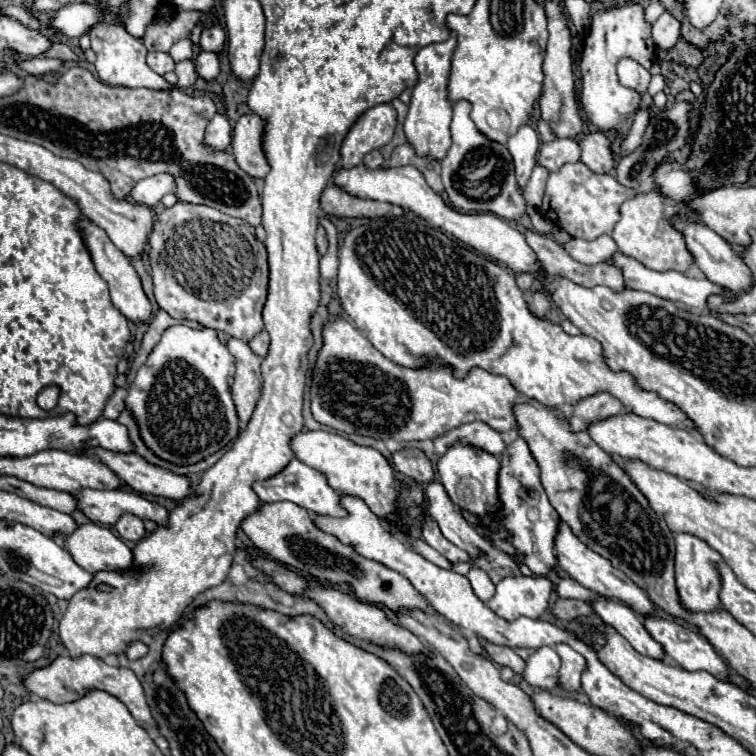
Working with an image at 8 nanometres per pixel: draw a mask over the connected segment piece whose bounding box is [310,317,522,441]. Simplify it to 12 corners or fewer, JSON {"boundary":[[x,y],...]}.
{"boundary":[[344,317],[324,327],[312,415],[426,441],[518,429],[506,377],[404,369]]}

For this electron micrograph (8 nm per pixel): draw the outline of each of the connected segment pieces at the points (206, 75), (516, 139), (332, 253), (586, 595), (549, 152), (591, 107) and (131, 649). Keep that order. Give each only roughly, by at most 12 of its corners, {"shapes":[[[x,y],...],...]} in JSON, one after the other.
{"shapes":[[[200,51],[194,57],[196,73],[212,83],[220,73],[216,53]],[[522,125],[508,139],[516,183],[524,191],[540,147],[538,133]],[[338,241],[330,243],[320,259],[324,279],[334,279],[338,269]],[[566,577],[556,583],[560,599],[594,597],[590,589],[584,589],[578,581]],[[574,139],[544,143],[538,165],[550,173],[580,159]],[[642,5],[592,17],[580,103],[602,133],[626,137],[640,95],[616,61],[656,55]],[[140,641],[126,647],[128,659],[140,659],[148,647]]]}

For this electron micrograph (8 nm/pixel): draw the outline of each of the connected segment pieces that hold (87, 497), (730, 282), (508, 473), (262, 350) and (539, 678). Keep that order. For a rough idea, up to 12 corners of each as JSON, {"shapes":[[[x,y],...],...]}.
{"shapes":[[[134,491],[74,493],[90,521],[114,525],[122,513],[164,525],[168,511]],[[674,219],[708,281],[746,293],[744,259],[704,223]],[[522,437],[502,451],[498,499],[514,559],[556,567],[560,517]],[[266,331],[250,341],[250,349],[260,357],[266,357],[270,337]],[[540,647],[526,659],[522,677],[554,689],[560,657]]]}

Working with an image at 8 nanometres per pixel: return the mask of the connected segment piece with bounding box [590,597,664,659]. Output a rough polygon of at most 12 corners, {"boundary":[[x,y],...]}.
{"boundary":[[608,599],[590,601],[594,613],[614,627],[638,653],[662,659],[636,613]]}

